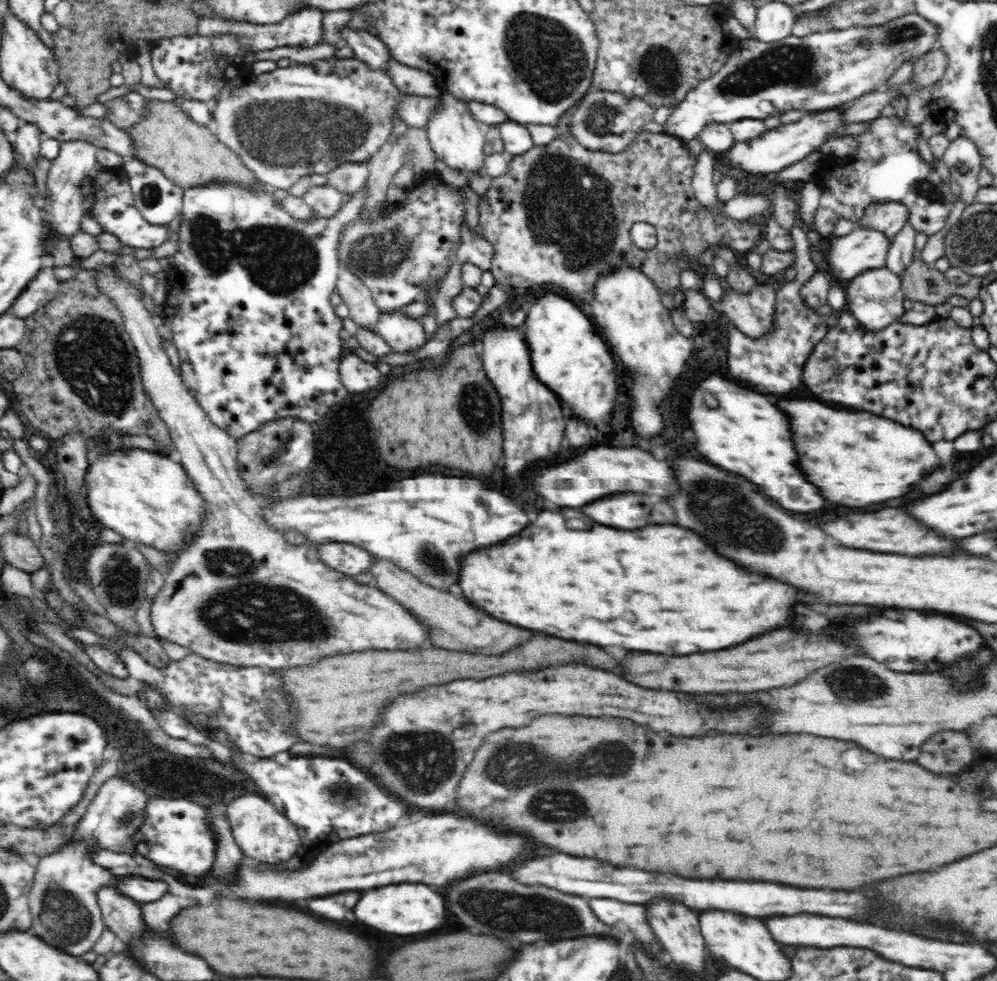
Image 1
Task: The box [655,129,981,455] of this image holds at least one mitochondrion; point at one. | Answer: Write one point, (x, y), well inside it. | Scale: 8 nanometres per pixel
(930, 191)

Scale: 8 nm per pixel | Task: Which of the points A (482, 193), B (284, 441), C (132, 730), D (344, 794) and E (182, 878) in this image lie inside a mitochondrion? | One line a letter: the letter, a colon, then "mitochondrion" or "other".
A: other
B: other
C: other
D: mitochondrion
E: other

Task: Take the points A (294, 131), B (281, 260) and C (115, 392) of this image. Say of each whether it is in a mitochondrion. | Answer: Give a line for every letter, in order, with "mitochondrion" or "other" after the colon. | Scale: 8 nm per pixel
A: mitochondrion
B: mitochondrion
C: mitochondrion

